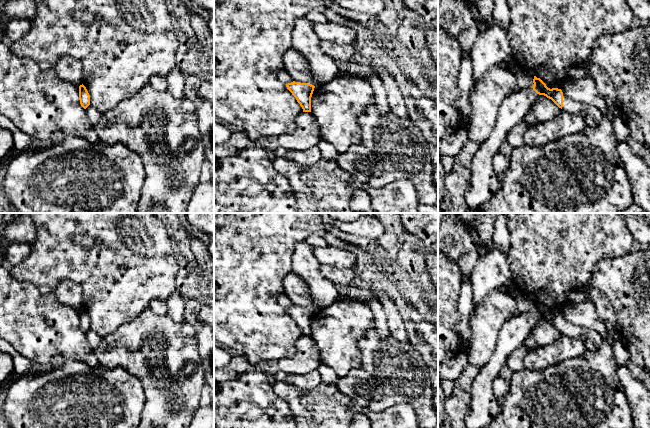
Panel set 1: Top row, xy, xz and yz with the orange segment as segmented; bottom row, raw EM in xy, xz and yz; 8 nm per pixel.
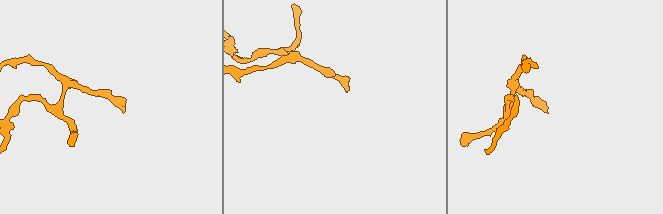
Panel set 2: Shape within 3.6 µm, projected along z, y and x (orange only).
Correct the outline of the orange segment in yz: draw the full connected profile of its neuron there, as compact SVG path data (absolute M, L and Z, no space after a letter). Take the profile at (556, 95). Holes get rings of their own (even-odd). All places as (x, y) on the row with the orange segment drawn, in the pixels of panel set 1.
M534 76L533 90L539 94L551 99L559 108L571 114L583 114L587 127L596 127L603 119L601 111L593 106L585 103L580 103L565 96L561 89L548 88L546 84Z

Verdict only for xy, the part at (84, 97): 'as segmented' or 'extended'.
as segmented

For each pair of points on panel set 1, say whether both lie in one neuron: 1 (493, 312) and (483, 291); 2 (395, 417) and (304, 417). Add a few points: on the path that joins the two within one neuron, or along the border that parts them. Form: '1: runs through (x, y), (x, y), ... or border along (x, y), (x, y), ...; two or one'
1: border along (502, 287), (495, 288), (474, 307); two
2: runs through (372, 415), (364, 410), (336, 410), (327, 413); one

